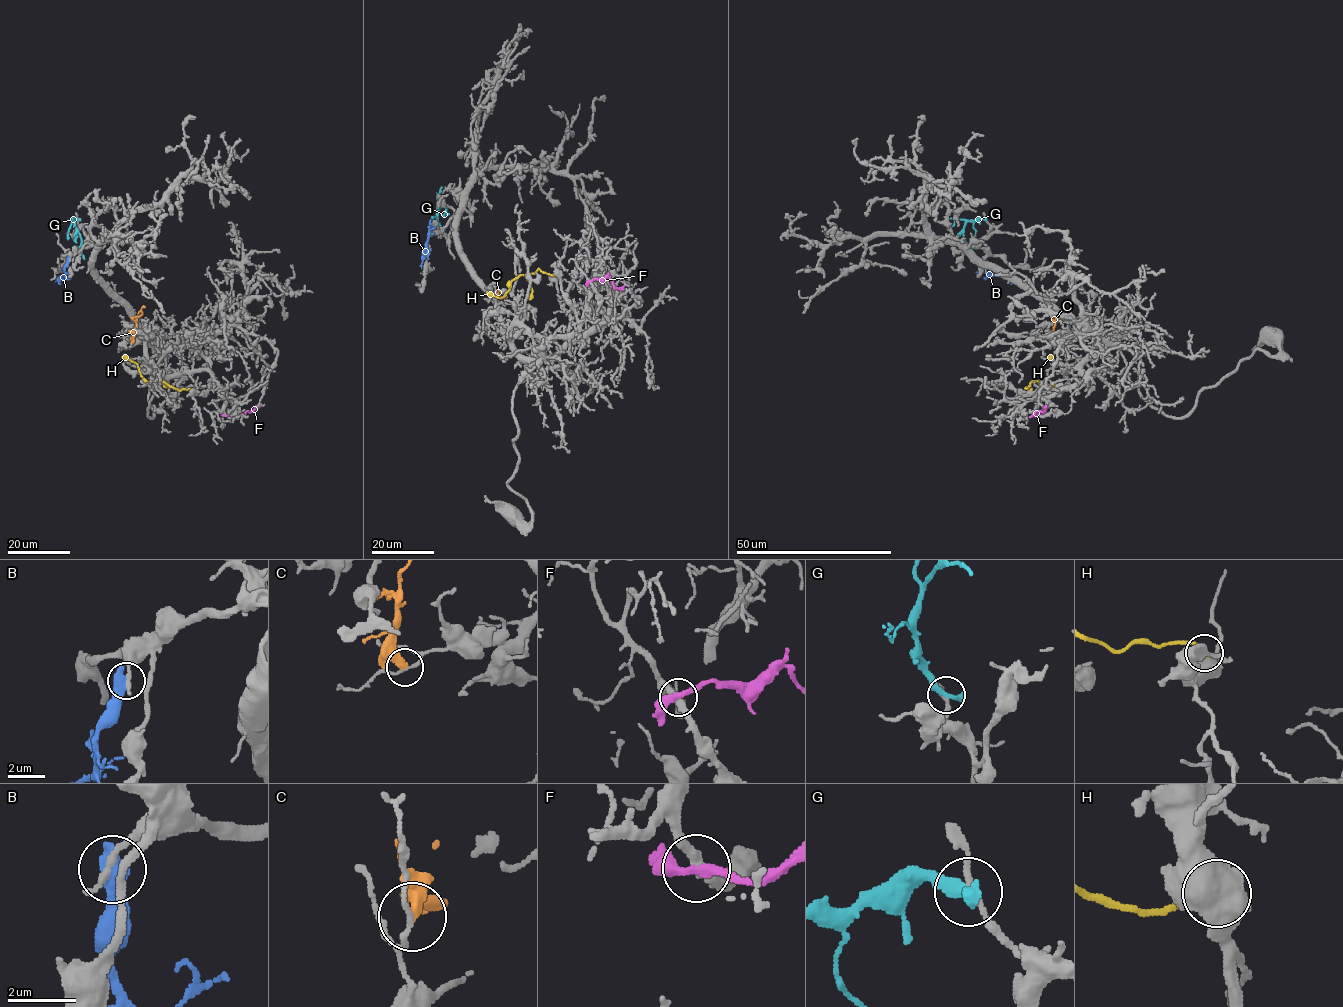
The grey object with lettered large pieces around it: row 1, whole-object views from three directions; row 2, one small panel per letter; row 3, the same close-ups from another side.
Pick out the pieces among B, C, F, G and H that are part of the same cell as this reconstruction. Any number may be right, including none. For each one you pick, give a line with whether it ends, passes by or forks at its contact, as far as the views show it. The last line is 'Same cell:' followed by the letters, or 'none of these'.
Same cell: none of these

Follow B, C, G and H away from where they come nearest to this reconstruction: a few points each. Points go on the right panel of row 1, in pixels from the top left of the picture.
B: (983, 259), (983, 269), (989, 274), (1024, 281)
C: (1053, 343), (1056, 318), (1048, 307)
G: (985, 219), (968, 221), (963, 227), (963, 237), (971, 259)
H: (1030, 391), (1025, 388), (1031, 381), (1046, 379), (1051, 374), (1054, 363), (1048, 356)

